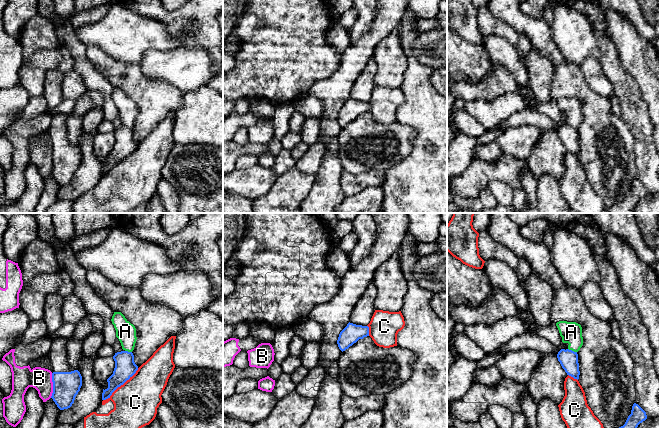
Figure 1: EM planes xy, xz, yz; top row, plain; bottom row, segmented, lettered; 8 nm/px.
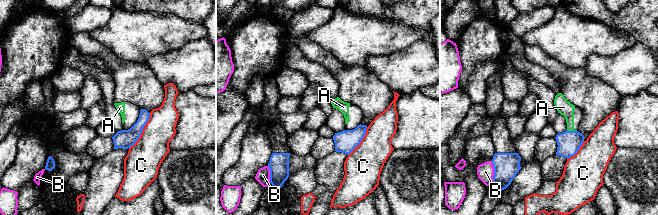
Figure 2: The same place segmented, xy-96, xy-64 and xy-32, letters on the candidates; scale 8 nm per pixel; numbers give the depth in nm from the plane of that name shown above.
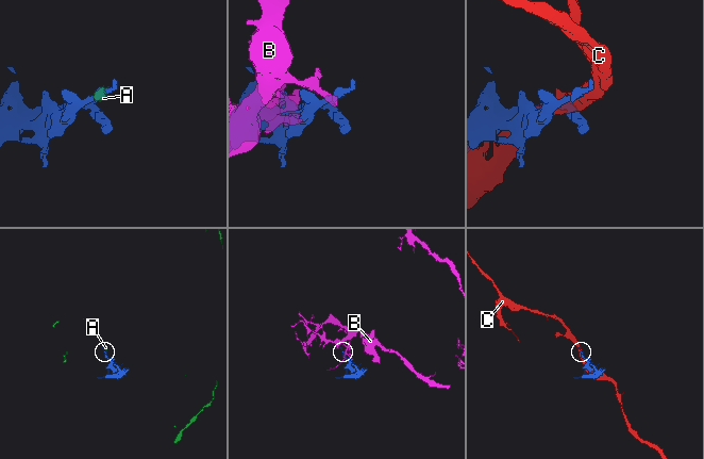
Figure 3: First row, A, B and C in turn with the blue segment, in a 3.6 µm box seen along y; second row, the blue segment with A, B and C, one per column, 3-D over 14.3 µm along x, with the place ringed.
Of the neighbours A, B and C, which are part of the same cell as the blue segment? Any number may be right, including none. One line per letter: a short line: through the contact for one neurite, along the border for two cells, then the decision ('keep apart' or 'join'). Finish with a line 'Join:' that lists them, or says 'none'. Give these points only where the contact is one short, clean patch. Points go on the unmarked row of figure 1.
A: yz (568, 124), (576, 128) | keep apart
B: keep apart
C: keep apart
Join: none

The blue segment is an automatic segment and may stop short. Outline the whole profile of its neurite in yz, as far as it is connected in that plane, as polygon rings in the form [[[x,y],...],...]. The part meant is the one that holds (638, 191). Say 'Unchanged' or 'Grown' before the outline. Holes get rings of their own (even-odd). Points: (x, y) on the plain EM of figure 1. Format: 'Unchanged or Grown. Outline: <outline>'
Grown. Outline: [[[636,179],[633,180],[631,190],[625,200],[619,204],[606,208],[604,213],[631,213],[638,201],[647,195],[646,188]]]

